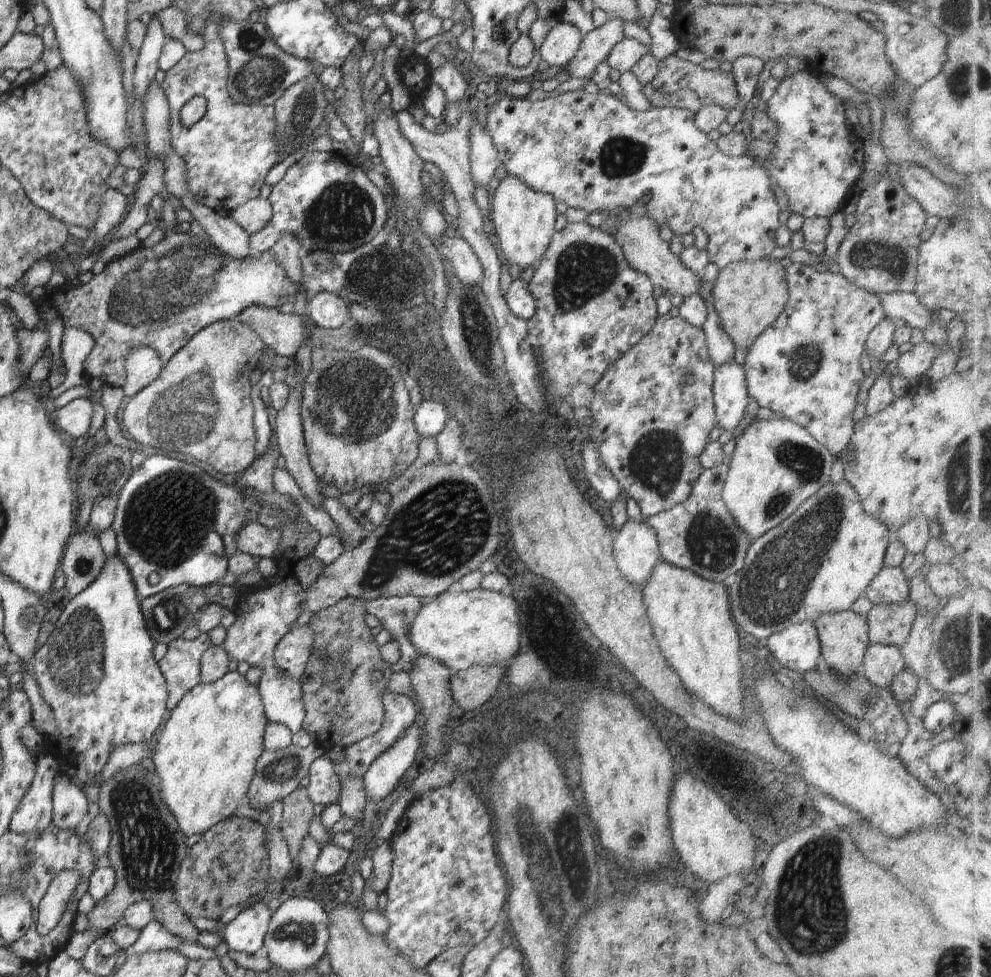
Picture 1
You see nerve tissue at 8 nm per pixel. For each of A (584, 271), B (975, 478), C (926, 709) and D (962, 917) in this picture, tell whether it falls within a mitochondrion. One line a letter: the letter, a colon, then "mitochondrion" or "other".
A: mitochondrion
B: mitochondrion
C: other
D: other

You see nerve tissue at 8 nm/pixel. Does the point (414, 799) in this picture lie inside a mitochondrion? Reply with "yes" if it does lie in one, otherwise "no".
no

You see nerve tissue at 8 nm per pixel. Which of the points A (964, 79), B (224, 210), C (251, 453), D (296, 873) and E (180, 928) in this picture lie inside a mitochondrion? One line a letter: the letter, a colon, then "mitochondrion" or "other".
A: mitochondrion
B: other
C: other
D: other
E: other

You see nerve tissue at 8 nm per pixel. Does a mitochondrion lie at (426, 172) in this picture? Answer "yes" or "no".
no

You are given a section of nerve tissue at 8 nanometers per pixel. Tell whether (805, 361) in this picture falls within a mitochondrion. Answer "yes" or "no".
yes

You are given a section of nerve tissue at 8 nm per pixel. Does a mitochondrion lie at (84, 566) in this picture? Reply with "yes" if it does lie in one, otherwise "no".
yes

